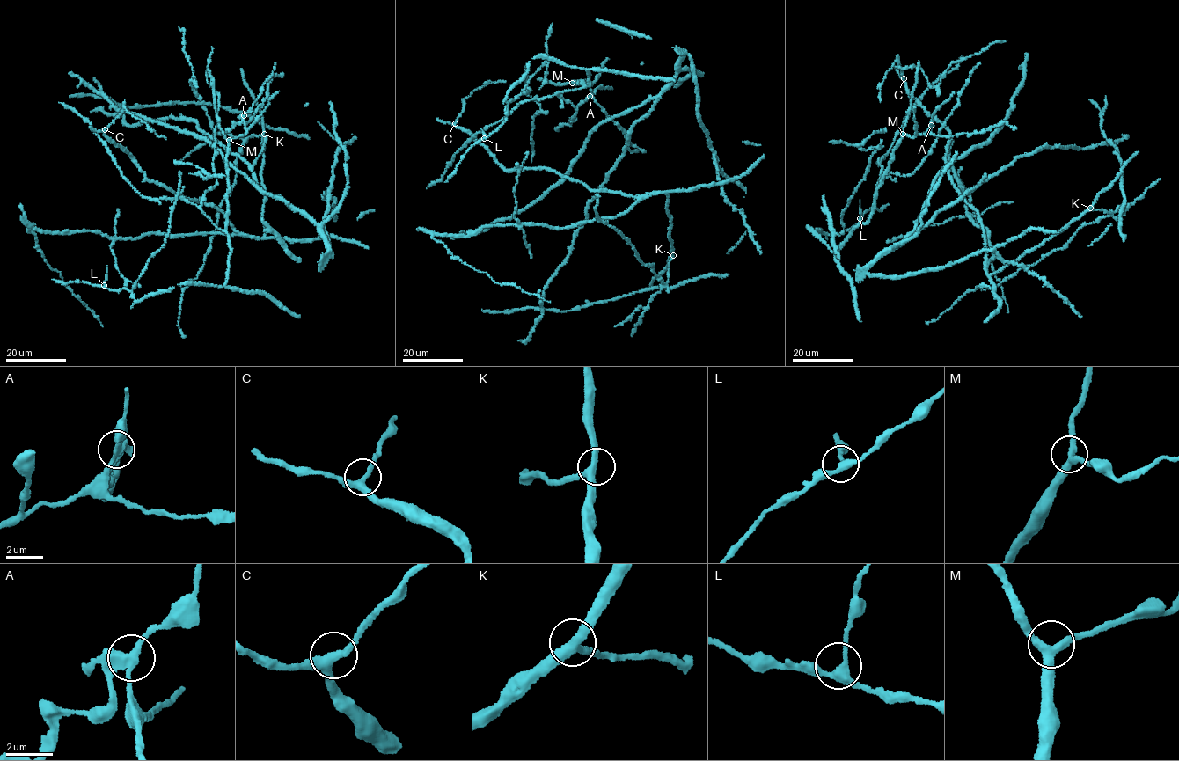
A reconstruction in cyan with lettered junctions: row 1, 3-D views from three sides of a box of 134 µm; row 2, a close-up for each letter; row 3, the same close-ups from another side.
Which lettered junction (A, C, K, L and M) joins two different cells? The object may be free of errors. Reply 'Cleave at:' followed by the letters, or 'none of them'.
Cleave at: A

